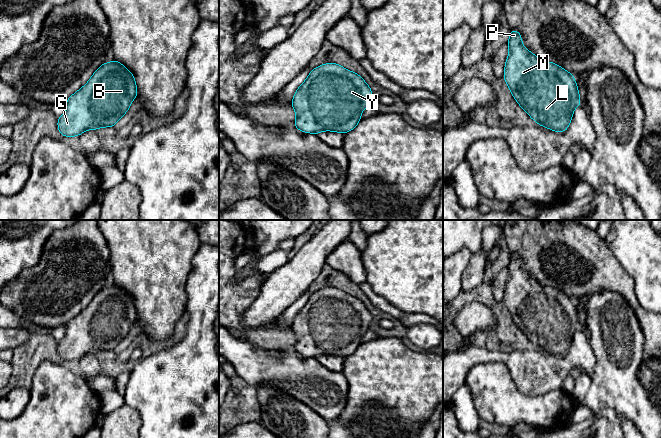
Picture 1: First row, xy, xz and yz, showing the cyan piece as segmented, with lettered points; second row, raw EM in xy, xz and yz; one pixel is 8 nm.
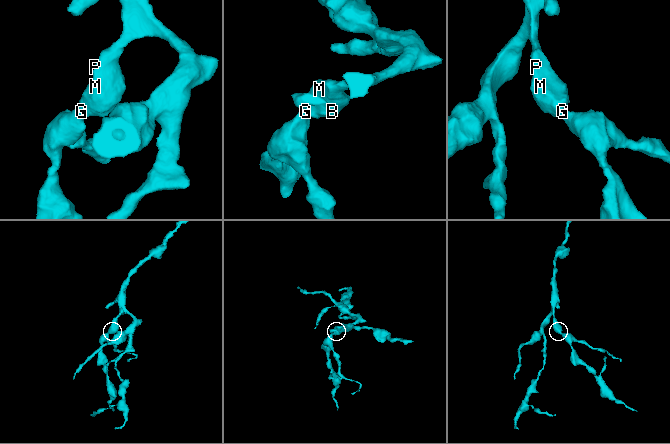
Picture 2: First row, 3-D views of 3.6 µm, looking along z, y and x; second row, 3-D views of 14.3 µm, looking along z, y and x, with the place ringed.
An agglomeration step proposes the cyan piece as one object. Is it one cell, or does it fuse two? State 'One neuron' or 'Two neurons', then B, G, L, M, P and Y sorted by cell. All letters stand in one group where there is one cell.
One neuron. Groups: B G L M P Y

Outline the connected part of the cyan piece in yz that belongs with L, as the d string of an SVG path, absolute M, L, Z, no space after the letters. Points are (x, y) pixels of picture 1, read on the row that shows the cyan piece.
M510 30L509 55L505 63L503 78L516 102L539 125L555 132L565 132L571 122L573 111L581 105L574 75L559 65L541 61L522 45L518 30Z

